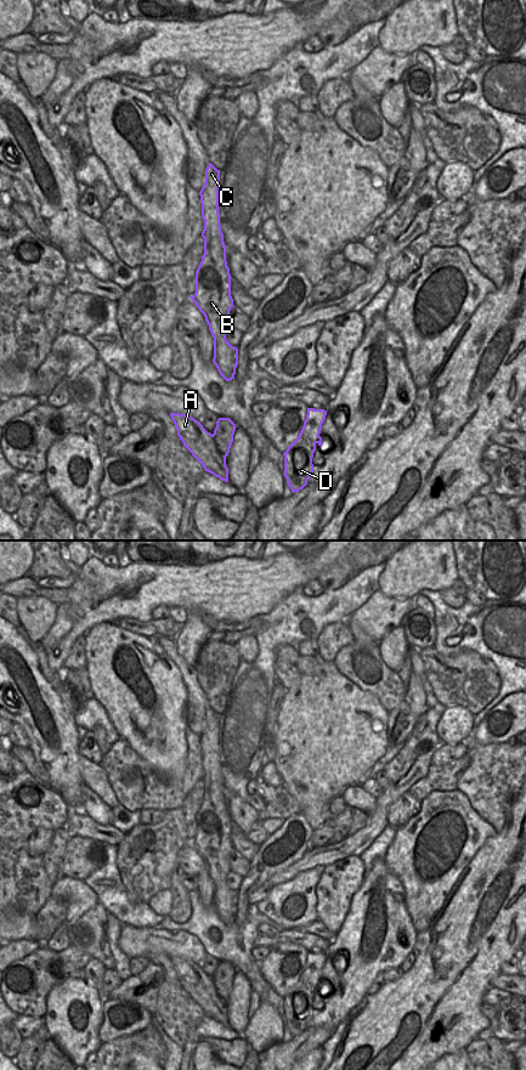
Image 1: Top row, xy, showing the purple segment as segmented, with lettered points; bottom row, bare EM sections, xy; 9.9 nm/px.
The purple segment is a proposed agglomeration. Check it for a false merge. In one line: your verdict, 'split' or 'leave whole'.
split

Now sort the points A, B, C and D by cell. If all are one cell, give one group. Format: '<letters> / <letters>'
A / B C D

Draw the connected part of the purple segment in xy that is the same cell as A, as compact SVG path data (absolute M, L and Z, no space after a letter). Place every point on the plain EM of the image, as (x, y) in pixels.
M170 957L170 961L183 990L203 1009L205 1015L220 1021L221 1013L227 1009L226 1002L216 991L214 980L203 972L200 966L190 959Z

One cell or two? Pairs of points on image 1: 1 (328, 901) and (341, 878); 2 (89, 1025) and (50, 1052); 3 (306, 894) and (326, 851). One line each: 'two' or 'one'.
1: one
2: two
3: two

